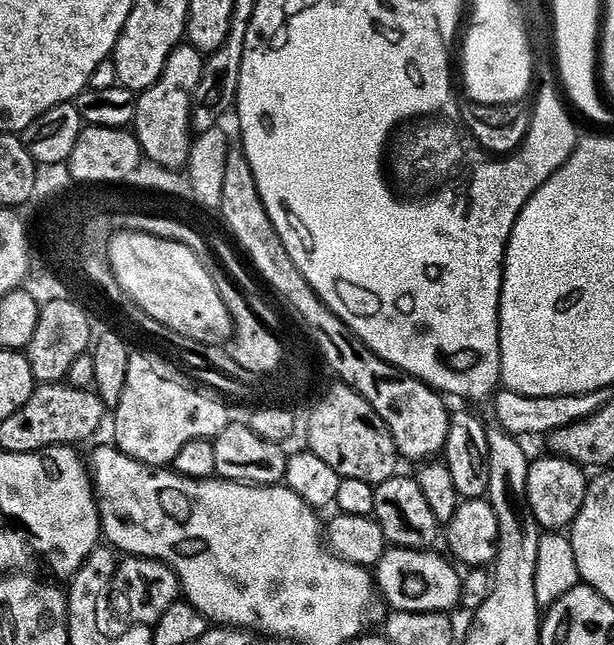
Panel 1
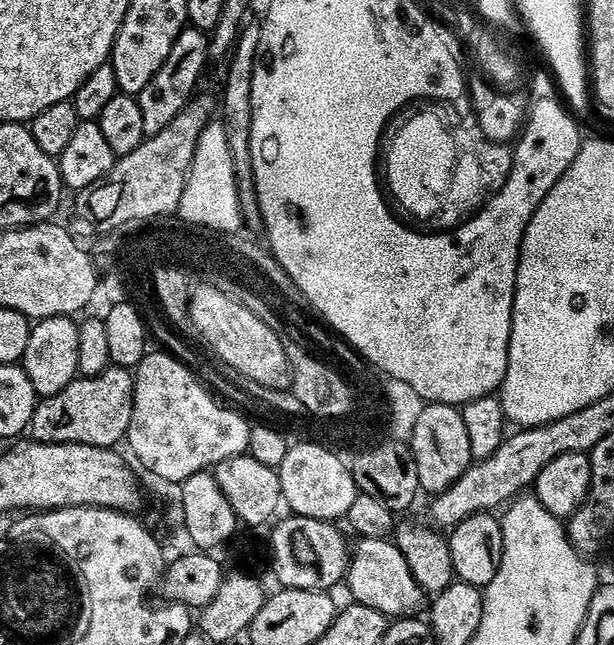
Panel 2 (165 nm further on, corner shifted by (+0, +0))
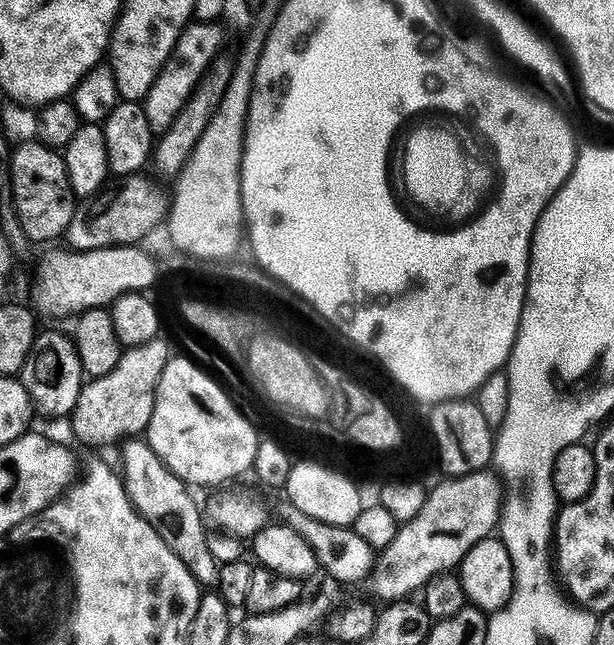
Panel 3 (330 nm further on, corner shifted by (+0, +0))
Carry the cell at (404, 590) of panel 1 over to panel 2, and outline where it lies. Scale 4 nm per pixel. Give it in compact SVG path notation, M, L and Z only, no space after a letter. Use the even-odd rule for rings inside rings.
M391 539L355 541L350 552L350 563L346 577L346 588L352 591L351 599L362 606L370 606L370 610L378 610L389 618L412 618L426 604L426 593L422 586L410 574L410 566Z

